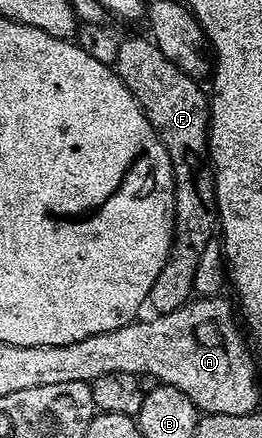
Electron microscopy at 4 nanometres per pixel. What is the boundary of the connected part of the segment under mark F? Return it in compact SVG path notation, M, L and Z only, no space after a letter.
M147 37L124 38L119 45L113 68L121 82L133 93L145 117L158 133L171 158L175 174L175 242L161 277L153 281L147 303L155 315L168 315L192 298L194 271L198 259L217 227L215 209L215 173L207 154L209 99L198 82L169 61Z

